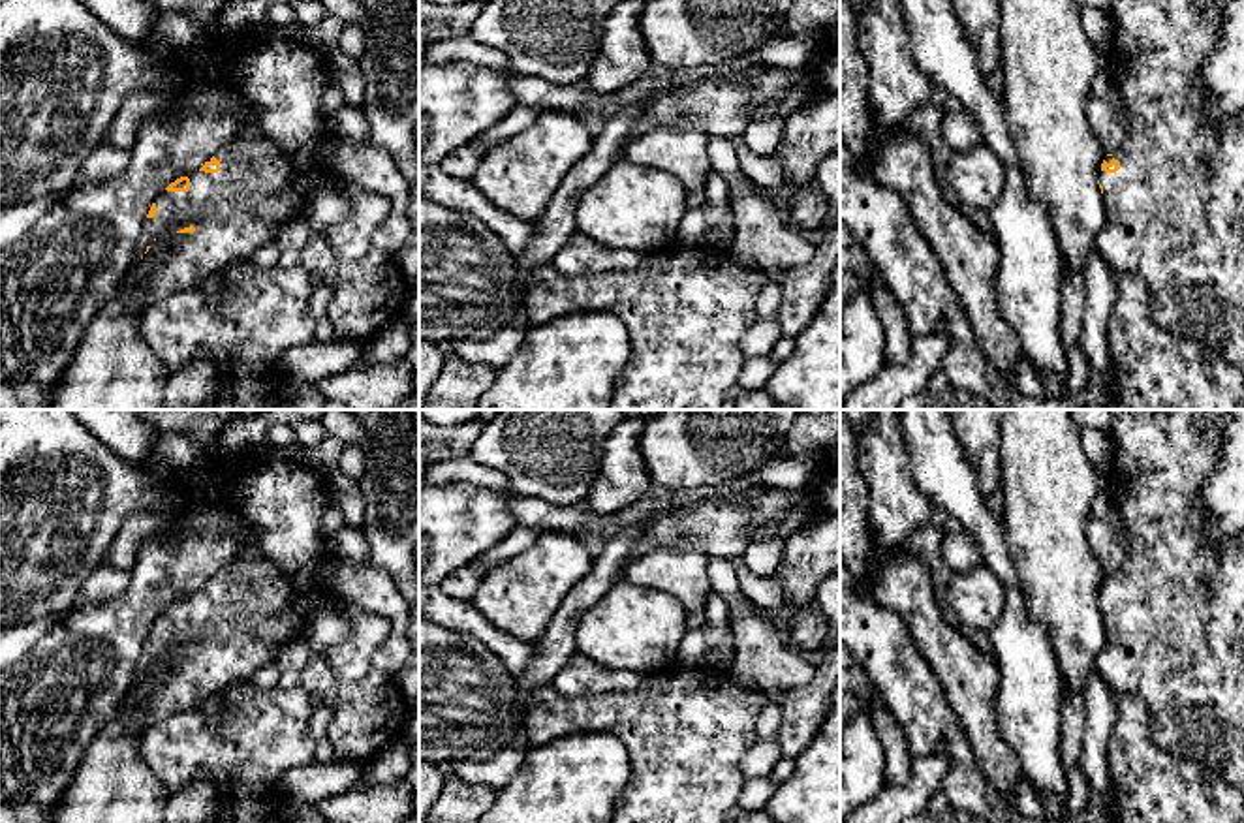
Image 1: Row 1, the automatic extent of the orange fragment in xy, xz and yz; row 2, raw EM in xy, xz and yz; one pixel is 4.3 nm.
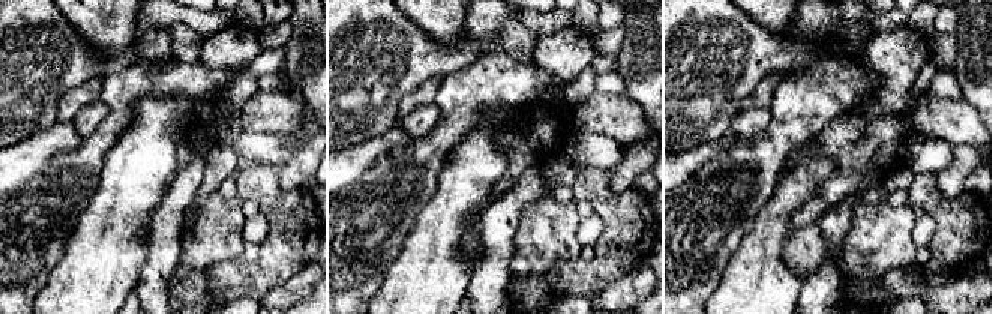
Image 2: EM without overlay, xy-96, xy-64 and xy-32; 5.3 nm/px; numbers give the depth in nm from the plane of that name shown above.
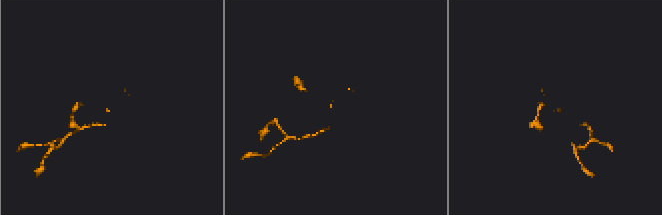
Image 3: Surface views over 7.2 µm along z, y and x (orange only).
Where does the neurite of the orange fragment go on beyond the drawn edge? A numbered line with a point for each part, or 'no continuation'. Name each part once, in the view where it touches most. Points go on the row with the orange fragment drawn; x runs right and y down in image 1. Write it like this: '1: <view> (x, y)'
1: yz (1175, 209)

